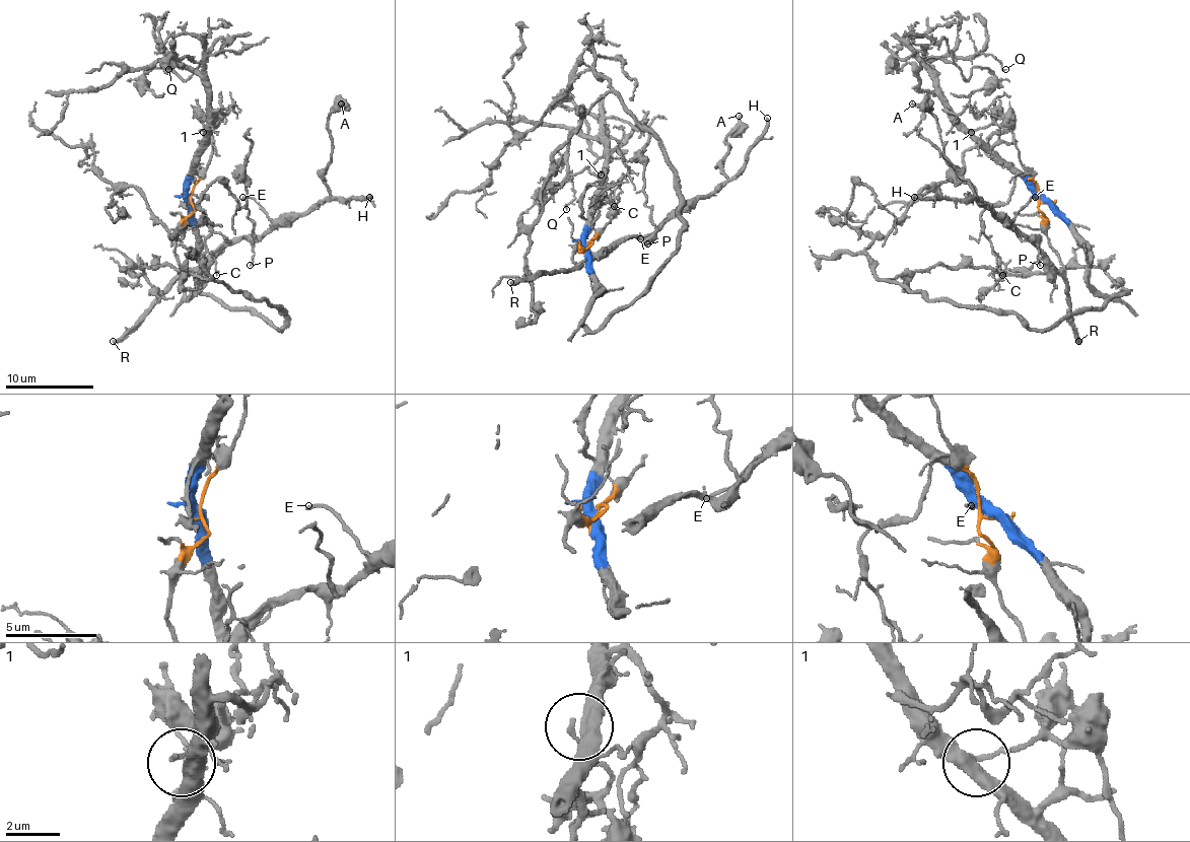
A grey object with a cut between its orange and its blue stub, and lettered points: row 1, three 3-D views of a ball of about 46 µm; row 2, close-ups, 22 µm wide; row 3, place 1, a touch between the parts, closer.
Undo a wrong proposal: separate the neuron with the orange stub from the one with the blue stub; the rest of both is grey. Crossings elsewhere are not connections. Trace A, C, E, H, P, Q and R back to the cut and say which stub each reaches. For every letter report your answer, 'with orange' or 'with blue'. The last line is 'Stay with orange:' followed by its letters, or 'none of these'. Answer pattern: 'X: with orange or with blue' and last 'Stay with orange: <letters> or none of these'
A: with orange
C: with blue
E: with orange
H: with orange
P: with orange
Q: with blue
R: with orange
Stay with orange: A, E, H, P, R

